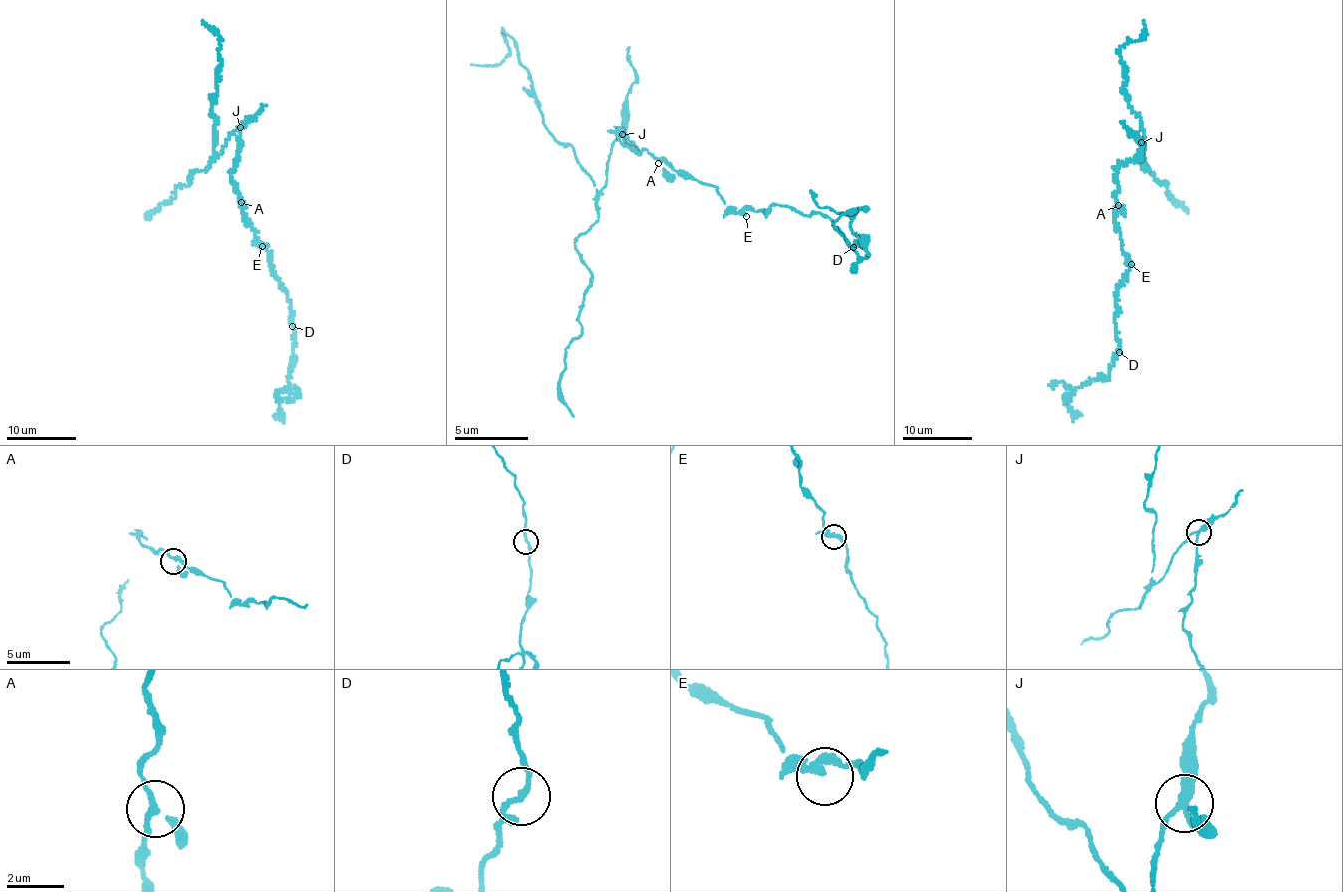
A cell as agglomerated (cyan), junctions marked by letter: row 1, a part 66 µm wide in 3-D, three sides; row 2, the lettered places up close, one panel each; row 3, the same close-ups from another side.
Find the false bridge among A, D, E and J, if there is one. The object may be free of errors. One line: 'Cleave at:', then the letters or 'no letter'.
Cleave at: J

